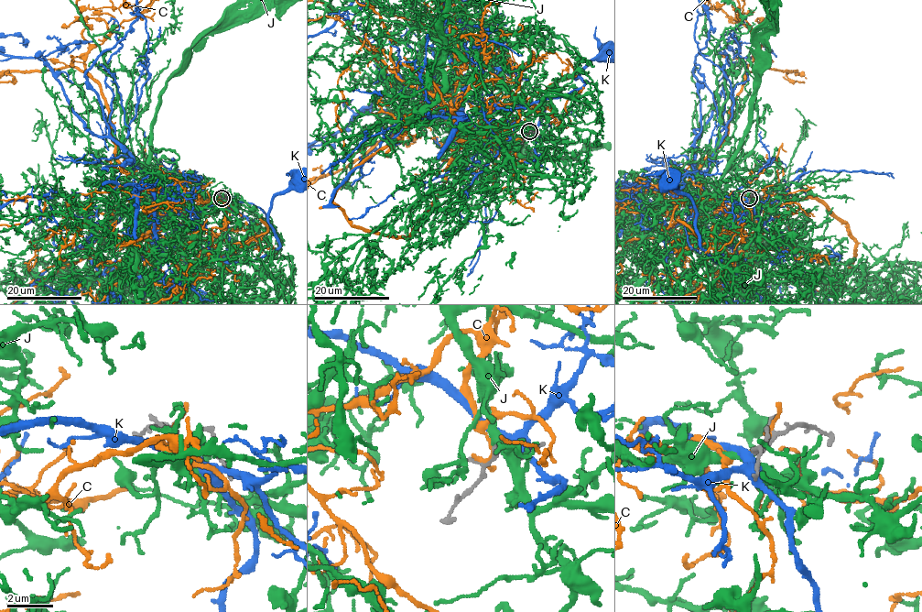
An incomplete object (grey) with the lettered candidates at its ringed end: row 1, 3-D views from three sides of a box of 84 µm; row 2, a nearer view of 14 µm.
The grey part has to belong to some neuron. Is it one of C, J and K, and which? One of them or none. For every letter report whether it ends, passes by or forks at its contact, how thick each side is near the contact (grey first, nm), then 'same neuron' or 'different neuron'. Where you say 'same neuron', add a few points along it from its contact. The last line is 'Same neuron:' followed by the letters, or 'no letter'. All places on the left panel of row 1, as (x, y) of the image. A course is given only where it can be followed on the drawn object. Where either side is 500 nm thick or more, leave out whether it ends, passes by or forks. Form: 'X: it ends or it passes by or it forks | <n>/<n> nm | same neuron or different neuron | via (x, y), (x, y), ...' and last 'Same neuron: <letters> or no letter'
C: it passes by | 190/150 nm | different neuron
J: it passes by | 170/280 nm | same neuron | via (222, 199), (162, 180), (121, 199), (115, 163), (149, 152), (168, 77)
K: it passes by | 180/400 nm | different neuron
Same neuron: J

